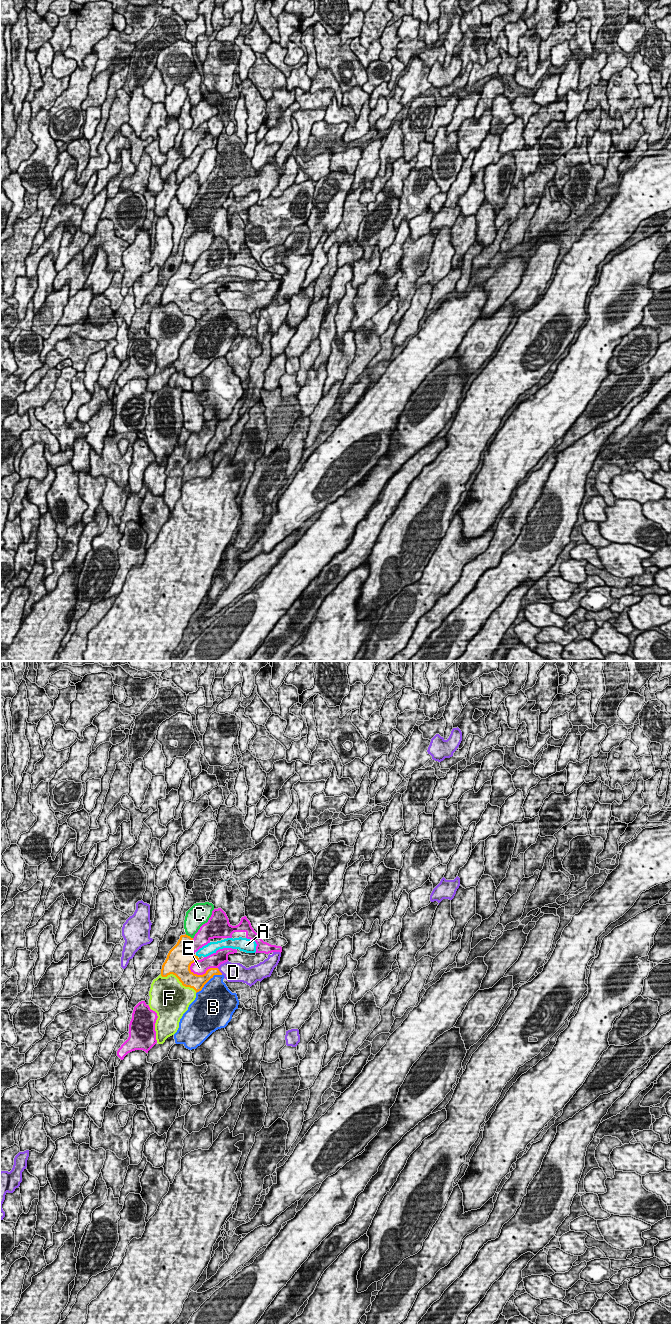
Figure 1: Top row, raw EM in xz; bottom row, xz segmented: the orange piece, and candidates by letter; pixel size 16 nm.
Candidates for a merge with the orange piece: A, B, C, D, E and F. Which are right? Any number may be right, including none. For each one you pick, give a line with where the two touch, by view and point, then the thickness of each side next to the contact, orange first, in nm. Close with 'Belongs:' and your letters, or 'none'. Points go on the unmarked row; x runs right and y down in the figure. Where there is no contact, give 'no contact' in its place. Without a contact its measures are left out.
A: meets orange in xz at (197, 284); 340 nm thick on the orange side, 180 nm on the other
Belongs: A

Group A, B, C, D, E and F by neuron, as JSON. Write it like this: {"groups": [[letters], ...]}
{"groups": [["A"], ["B"], ["C"], ["D"], ["E"], ["F"]]}

